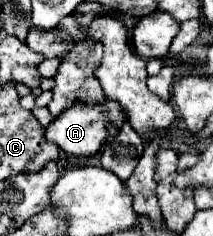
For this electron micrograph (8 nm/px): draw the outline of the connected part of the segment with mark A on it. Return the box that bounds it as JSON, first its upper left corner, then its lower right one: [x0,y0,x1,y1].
[44,100,126,158]

